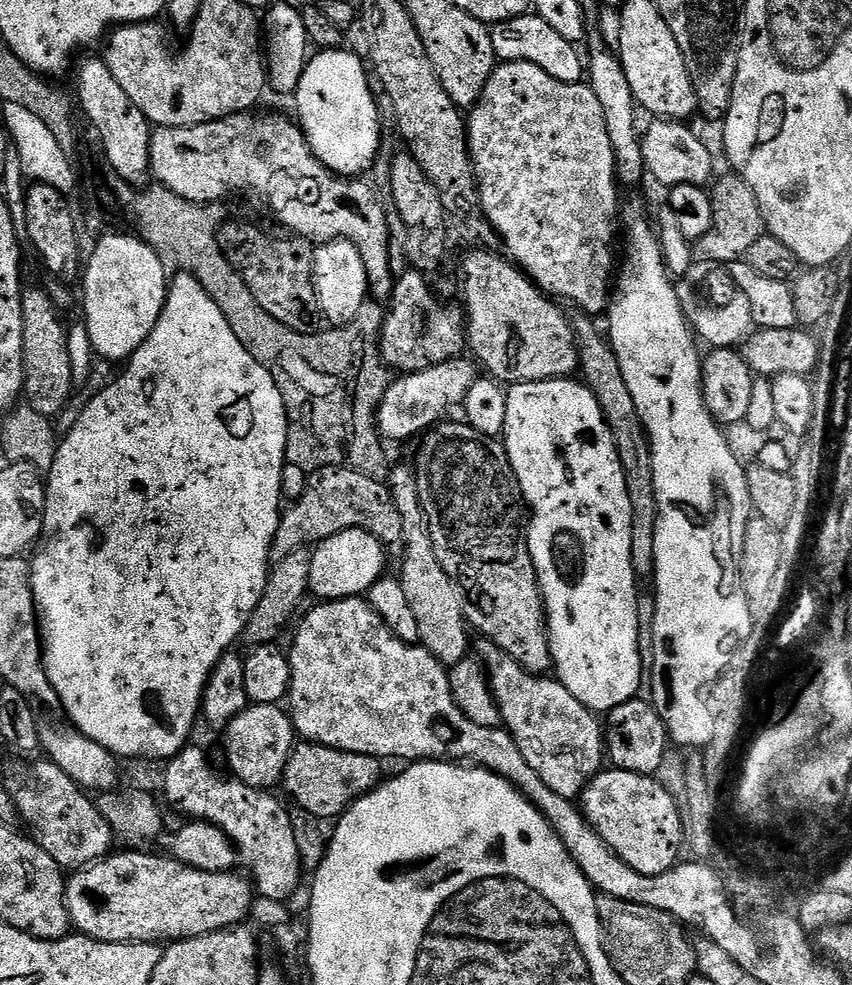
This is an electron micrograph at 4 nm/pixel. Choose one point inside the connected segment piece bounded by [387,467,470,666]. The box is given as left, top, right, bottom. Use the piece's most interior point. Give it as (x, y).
(439, 603)

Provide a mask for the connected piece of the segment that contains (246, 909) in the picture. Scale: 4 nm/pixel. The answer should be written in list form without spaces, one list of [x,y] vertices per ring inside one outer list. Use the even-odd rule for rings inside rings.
[[[126,850],[128,852],[117,851],[115,854],[109,854],[103,860],[99,860],[96,864],[90,864],[87,868],[77,871],[76,876],[67,881],[66,899],[68,902],[68,915],[71,925],[75,931],[82,936],[88,936],[92,940],[101,940],[107,944],[150,944],[153,942],[175,942],[177,940],[189,940],[190,938],[198,938],[206,934],[214,934],[221,932],[227,928],[234,928],[243,925],[245,921],[251,917],[252,906],[254,903],[254,884],[247,875],[235,876],[235,871],[226,872],[207,872],[206,870],[198,870],[191,868],[185,864],[181,864],[175,858],[164,856],[151,856],[148,850]]]

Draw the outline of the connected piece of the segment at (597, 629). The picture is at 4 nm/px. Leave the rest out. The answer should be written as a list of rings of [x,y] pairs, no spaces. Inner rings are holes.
[[[576,378],[562,380],[539,380],[509,387],[506,392],[506,422],[502,433],[504,449],[508,451],[510,466],[520,483],[525,505],[530,509],[530,523],[527,525],[528,549],[534,562],[536,577],[540,583],[540,593],[544,596],[544,610],[548,613],[548,637],[552,646],[554,676],[560,683],[582,702],[591,712],[607,714],[622,702],[637,699],[640,683],[645,683],[646,671],[642,658],[639,657],[639,618],[638,618],[638,577],[632,565],[632,511],[630,510],[630,494],[626,494],[626,474],[622,474],[622,462],[618,458],[618,450],[614,446],[614,438],[610,434],[610,426],[598,404],[598,398],[587,384]]]

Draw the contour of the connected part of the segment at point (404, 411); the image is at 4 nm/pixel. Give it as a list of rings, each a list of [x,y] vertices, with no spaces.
[[[468,358],[444,360],[433,368],[421,372],[410,372],[396,378],[384,402],[380,423],[384,432],[390,436],[411,435],[416,438],[427,433],[433,426],[441,423],[452,407],[463,405],[468,392],[475,386],[478,373],[477,365]]]

